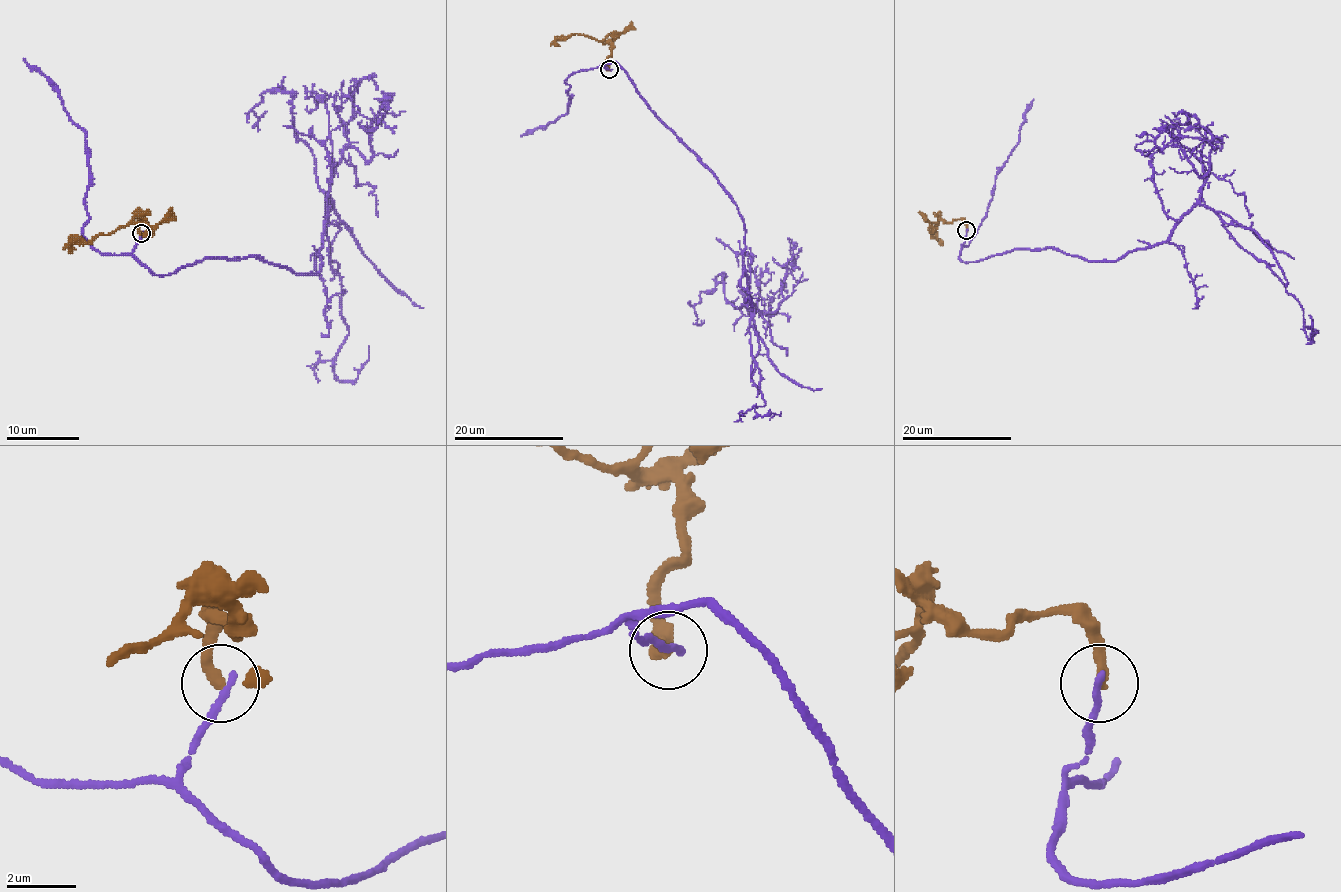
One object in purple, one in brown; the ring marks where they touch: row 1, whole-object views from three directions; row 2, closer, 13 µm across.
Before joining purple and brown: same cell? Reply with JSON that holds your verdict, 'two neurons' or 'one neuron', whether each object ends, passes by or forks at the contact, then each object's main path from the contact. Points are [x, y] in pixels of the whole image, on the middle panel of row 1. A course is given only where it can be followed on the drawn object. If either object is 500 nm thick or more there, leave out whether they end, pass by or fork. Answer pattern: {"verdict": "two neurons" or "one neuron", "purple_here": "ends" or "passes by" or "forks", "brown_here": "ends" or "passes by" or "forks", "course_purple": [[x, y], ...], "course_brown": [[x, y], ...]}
{"verdict": "two neurons", "purple_here": "ends", "brown_here": "ends", "course_purple": [[609, 69], [602, 65], [620, 66], [737, 206], [745, 228], [750, 355], [765, 402], [754, 410], [780, 412]], "course_brown": [[609, 69], [611, 46], [608, 43], [574, 33], [568, 38], [559, 38], [550, 46]]}

